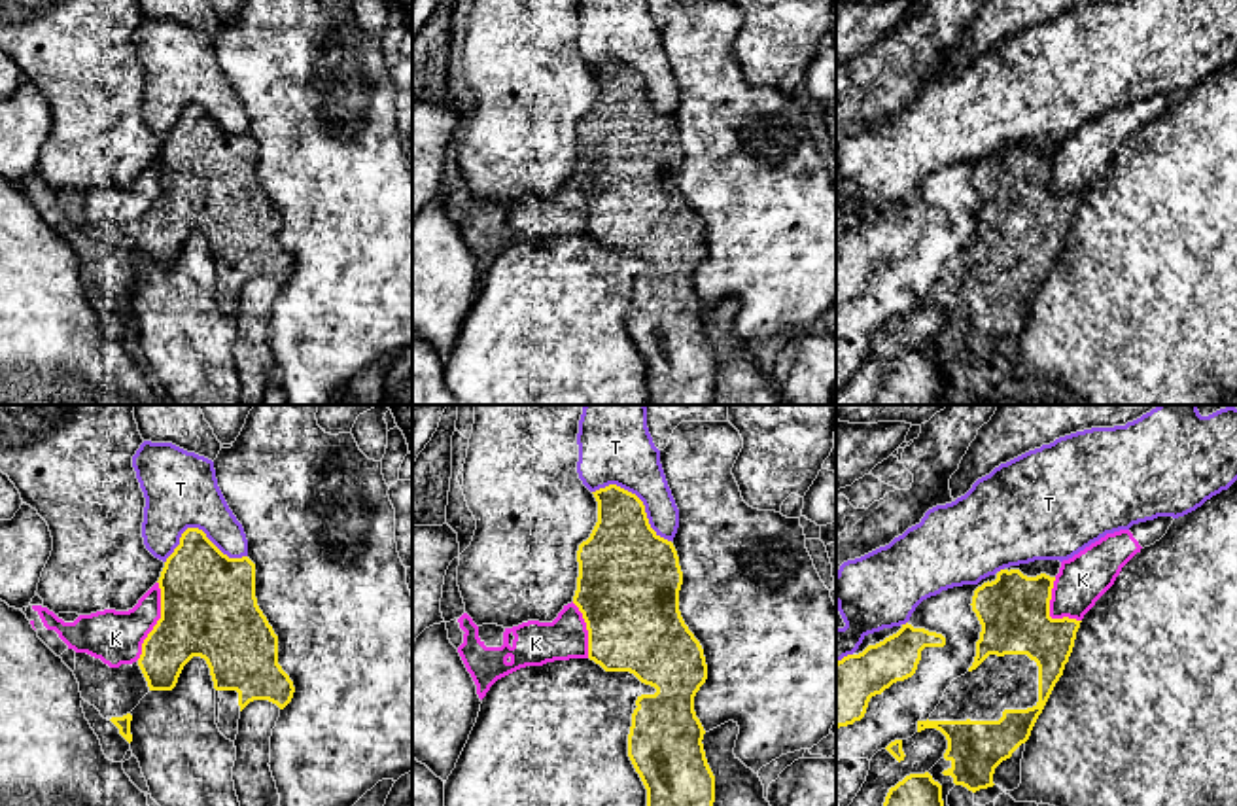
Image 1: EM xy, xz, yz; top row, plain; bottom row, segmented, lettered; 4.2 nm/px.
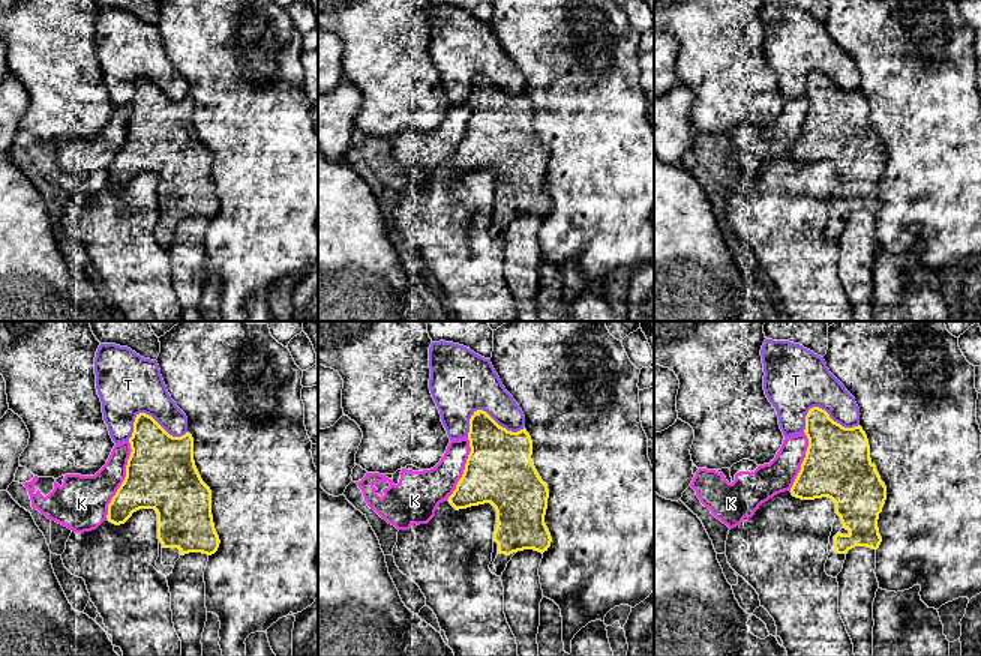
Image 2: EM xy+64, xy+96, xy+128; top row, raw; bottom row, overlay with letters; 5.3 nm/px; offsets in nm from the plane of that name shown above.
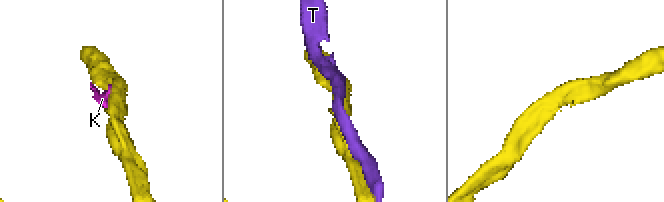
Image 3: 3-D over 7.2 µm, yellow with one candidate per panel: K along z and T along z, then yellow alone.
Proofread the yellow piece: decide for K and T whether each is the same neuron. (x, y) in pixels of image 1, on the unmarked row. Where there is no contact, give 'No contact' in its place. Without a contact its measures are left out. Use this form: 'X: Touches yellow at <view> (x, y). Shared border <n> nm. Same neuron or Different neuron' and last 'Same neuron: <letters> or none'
K: Touches yellow at xy (157, 197). Shared border 340 nm. Different neuron
T: Touches yellow at xz (640, 76). Shared border 400 nm. Different neuron
Same neuron: none

